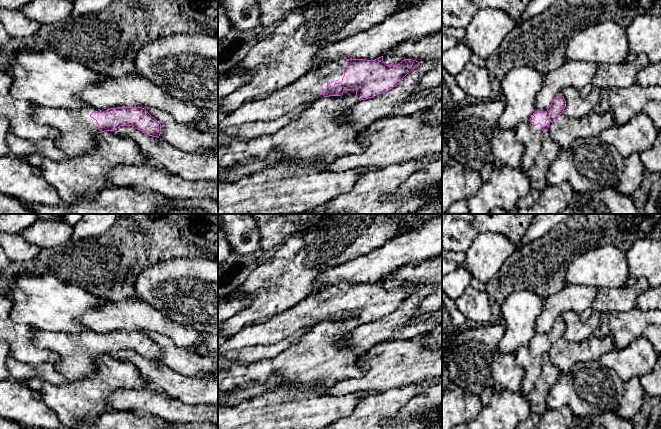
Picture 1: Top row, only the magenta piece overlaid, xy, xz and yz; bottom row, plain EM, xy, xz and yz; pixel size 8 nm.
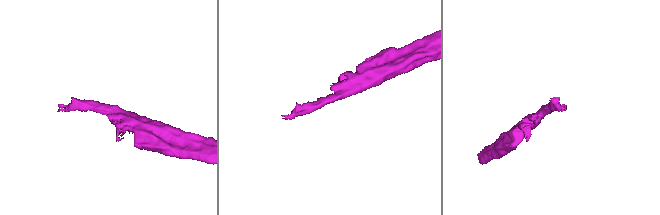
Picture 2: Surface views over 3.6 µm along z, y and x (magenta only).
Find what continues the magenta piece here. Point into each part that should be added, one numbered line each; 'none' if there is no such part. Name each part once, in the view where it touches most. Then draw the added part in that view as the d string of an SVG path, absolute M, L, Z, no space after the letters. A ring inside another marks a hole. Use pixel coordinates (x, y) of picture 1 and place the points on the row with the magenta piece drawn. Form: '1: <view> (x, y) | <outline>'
1: xz (308, 88) | M340 59L323 65L317 71L310 71L291 85L245 102L221 122L218 131L247 122L273 121L288 114L299 106L314 102L323 96L327 83L333 87L340 83L347 68L347 60Z

